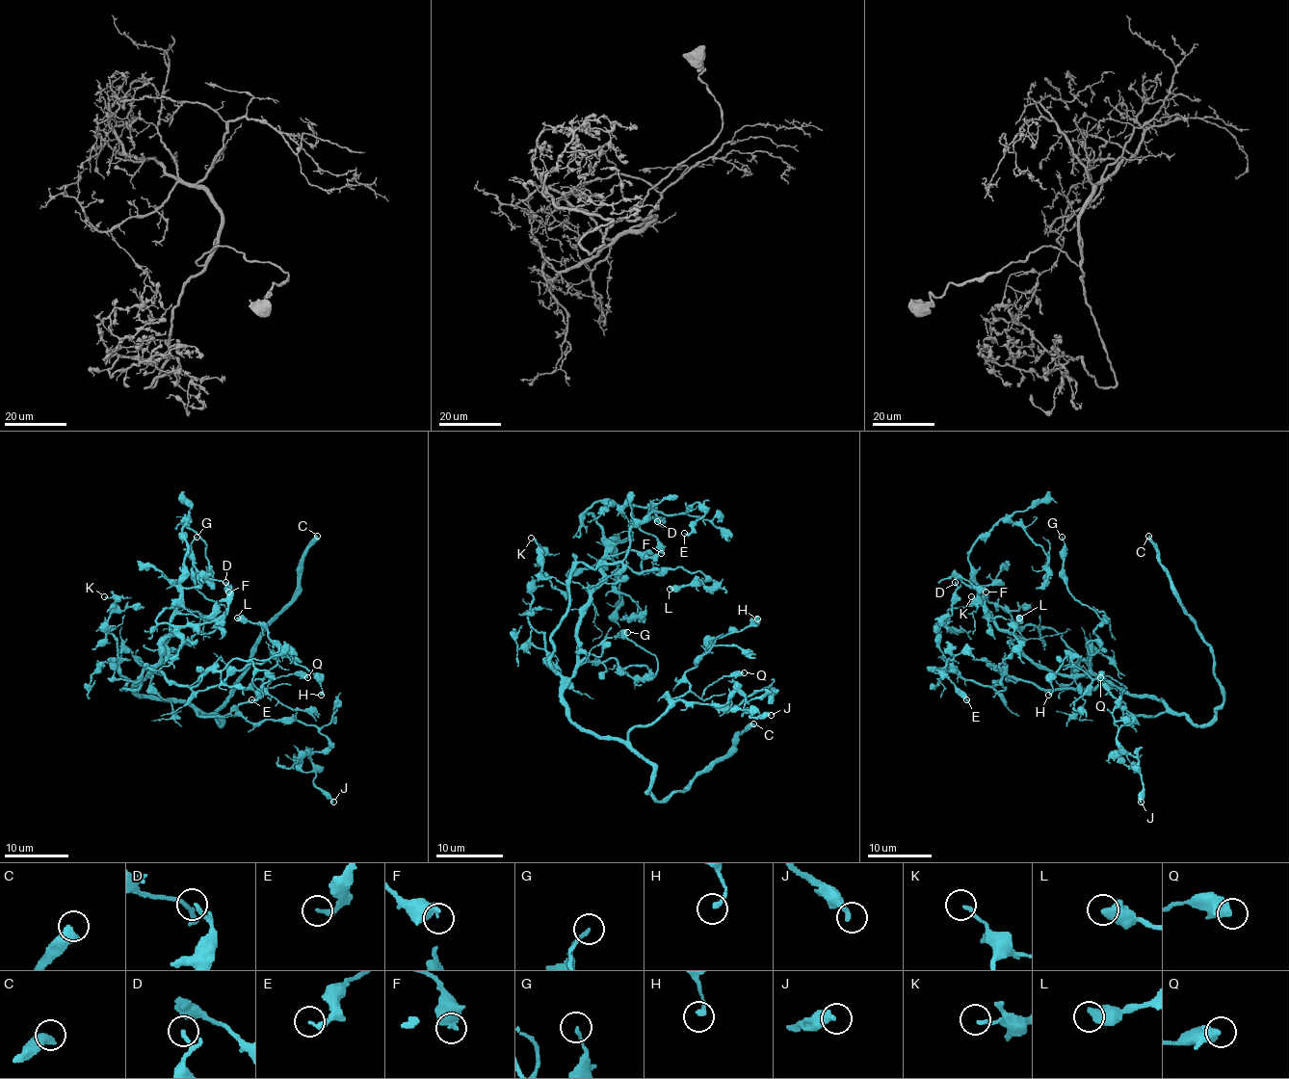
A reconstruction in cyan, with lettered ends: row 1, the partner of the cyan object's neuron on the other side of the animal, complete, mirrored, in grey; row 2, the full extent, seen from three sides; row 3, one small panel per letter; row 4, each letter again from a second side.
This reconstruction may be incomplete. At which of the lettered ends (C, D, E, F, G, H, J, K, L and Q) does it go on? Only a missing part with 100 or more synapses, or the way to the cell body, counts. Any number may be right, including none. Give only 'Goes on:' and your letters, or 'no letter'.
Goes on: C

